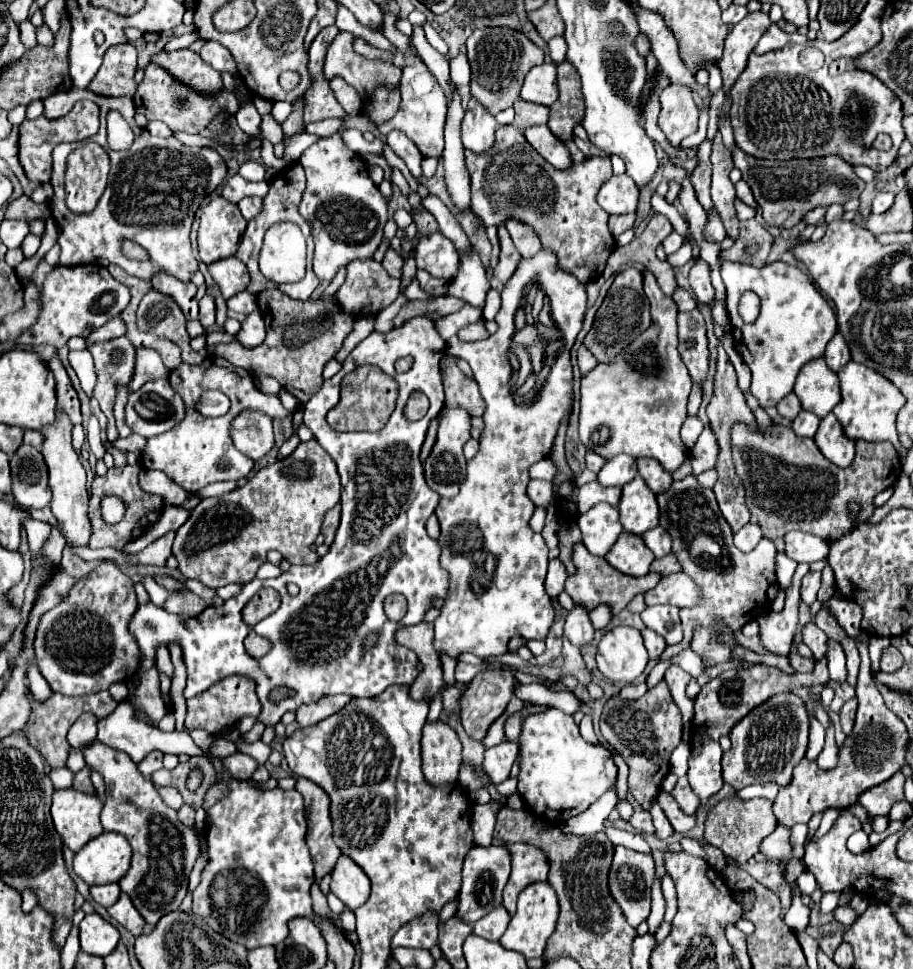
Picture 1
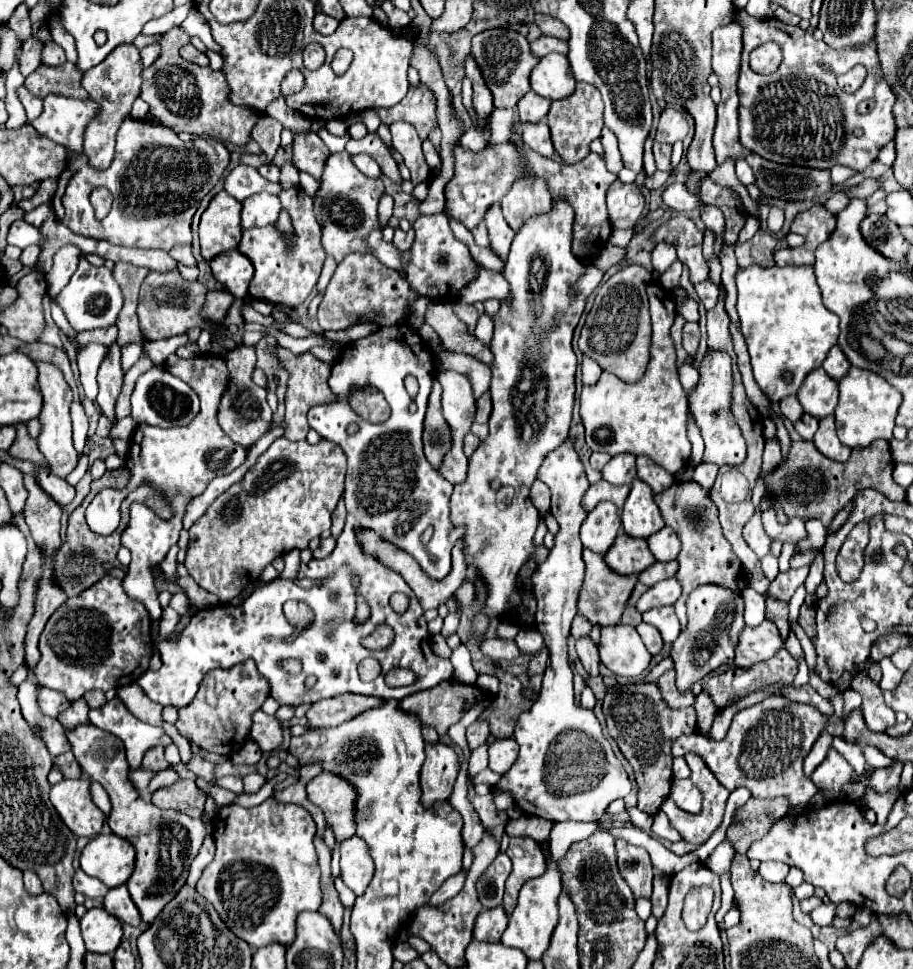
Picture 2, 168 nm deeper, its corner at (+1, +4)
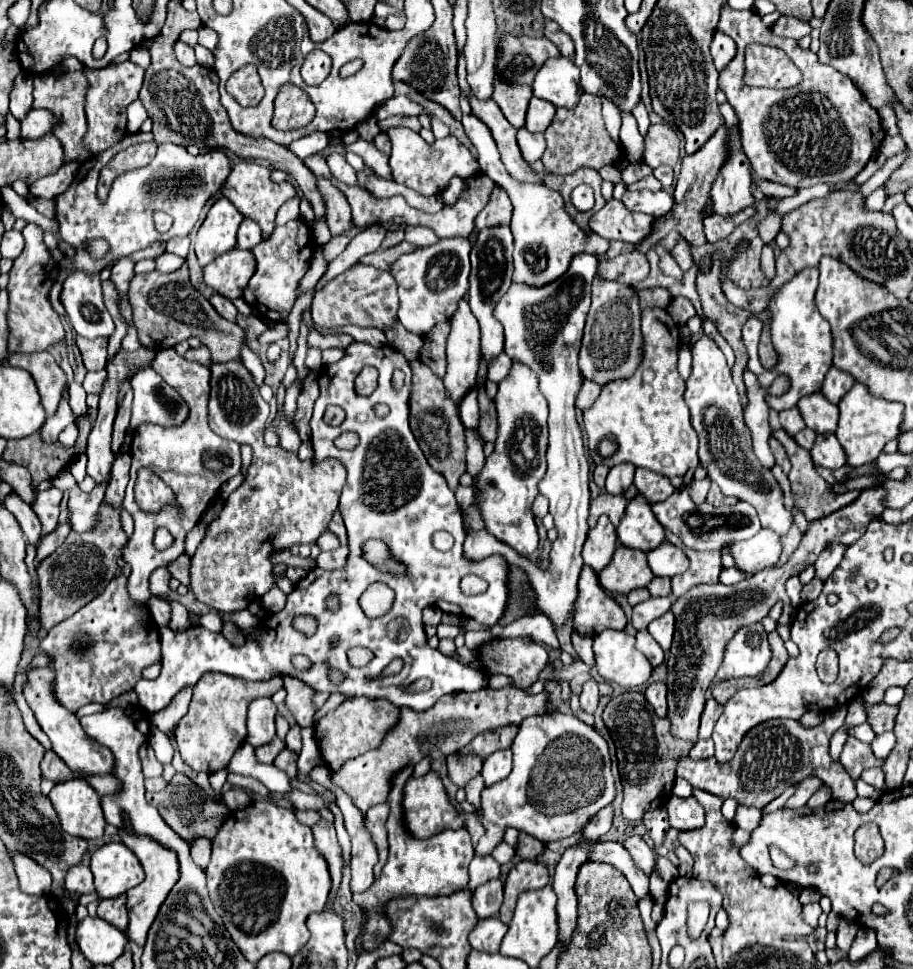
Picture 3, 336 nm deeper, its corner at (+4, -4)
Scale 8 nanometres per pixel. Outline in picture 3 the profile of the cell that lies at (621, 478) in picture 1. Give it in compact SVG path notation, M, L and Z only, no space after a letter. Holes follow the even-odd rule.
M622 463L622 465L612 467L608 477L606 477L606 491L612 493L612 495L624 493L632 485L634 471L636 471L636 467L630 465L630 463Z

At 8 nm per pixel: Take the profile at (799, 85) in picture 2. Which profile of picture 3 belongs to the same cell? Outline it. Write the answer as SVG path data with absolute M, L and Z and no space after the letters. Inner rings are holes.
M724 5L718 31L730 35L738 45L736 57L726 65L726 71L720 71L718 83L738 115L742 147L754 173L762 179L798 189L818 183L834 185L852 181L884 139L878 111L866 101L854 81L834 67L820 63L816 53L802 49L798 41L774 35L772 27L766 27L754 11L734 11ZM750 43L780 47L802 71L802 83L780 91L748 87L742 75L744 49Z

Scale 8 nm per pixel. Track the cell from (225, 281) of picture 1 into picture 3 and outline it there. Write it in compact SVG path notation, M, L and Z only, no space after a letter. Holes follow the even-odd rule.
M232 249L204 267L204 283L216 293L234 301L242 297L244 287L254 275L254 267L256 263L250 251Z

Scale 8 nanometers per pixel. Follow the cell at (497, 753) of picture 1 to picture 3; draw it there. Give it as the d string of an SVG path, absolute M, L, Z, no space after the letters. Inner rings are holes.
M504 749L504 751L496 751L490 757L484 759L484 767L482 767L482 777L484 783L490 787L502 779L506 779L512 771L512 751Z

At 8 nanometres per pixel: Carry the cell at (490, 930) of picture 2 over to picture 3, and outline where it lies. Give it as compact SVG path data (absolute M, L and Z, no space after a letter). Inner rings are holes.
M488 917L480 919L478 925L470 933L470 945L476 951L486 951L486 953L498 953L500 943L506 935L508 927L498 919L498 917Z

